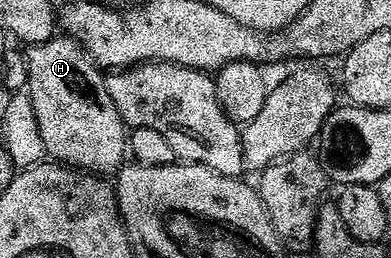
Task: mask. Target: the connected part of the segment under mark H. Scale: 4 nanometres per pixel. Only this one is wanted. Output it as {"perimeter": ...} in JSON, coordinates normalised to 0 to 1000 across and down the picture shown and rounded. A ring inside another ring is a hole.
{"perimeter":[[[138,147],[118,171],[90,171],[72,190],[74,337],[69,368],[84,388],[100,504],[110,504],[118,609],[171,651],[192,651],[261,690],[309,663],[325,620],[325,484],[309,465],[284,364],[274,364],[271,283],[217,205],[217,186],[184,147]]]}

